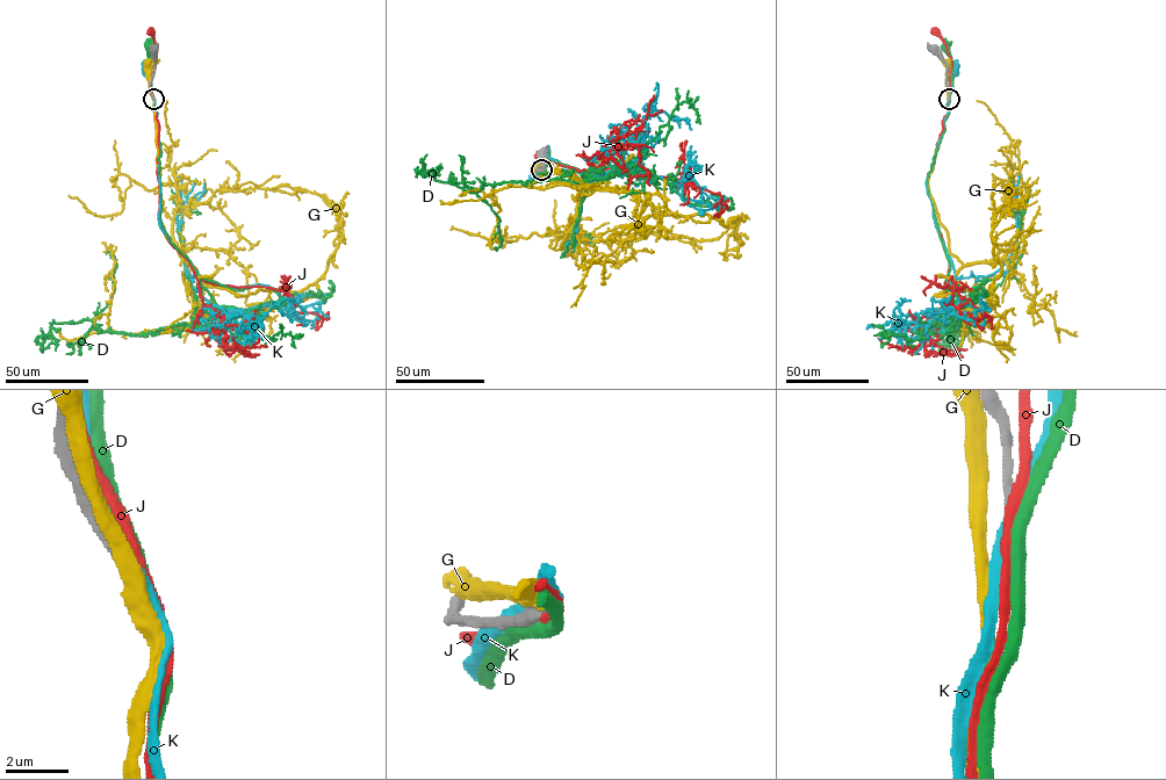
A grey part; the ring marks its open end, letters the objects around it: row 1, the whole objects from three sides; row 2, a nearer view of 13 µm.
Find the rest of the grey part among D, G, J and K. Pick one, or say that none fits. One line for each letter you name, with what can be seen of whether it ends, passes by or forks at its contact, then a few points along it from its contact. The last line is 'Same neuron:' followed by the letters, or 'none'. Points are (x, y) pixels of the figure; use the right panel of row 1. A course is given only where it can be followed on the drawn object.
Same neuron: none

